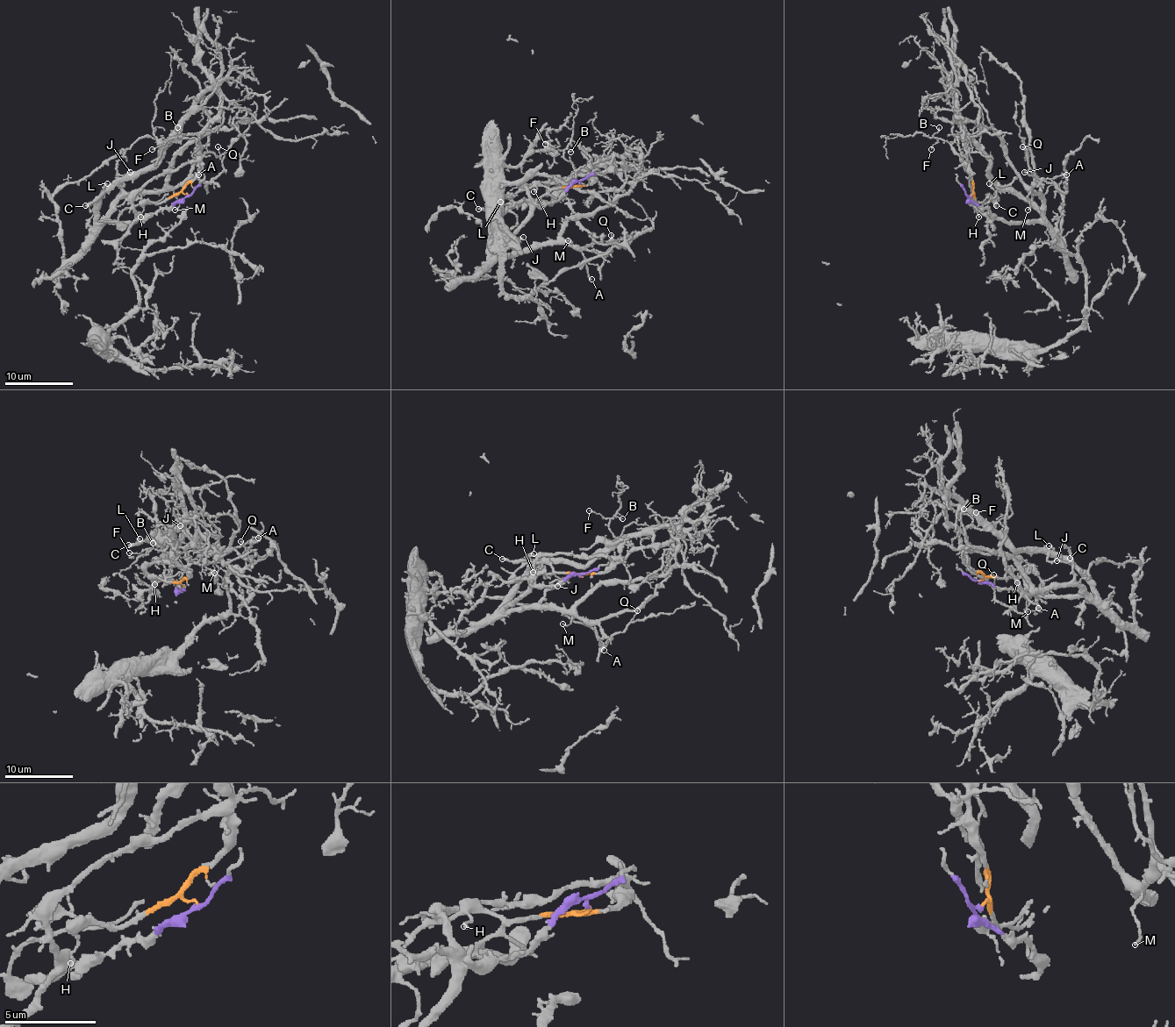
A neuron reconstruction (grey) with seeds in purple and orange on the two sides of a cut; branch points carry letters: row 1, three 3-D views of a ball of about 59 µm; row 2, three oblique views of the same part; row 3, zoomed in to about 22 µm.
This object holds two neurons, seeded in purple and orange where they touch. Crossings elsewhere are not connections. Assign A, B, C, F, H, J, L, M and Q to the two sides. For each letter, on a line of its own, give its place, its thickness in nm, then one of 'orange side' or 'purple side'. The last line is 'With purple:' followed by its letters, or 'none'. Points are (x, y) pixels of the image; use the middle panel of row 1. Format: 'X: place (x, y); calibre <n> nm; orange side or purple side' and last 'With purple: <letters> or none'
A: place (591, 279); calibre 180 nm; purple side
B: place (570, 152); calibre 100 nm; orange side
C: place (478, 209); calibre 240 nm; purple side
F: place (545, 144); calibre 90 nm; orange side
H: place (533, 191); calibre 120 nm; orange side
J: place (523, 237); calibre 180 nm; purple side
L: place (500, 202); calibre 170 nm; purple side
M: place (568, 240); calibre 120 nm; purple side
Q: place (611, 235); calibre 110 nm; purple side
With purple: A, C, J, L, M, Q

